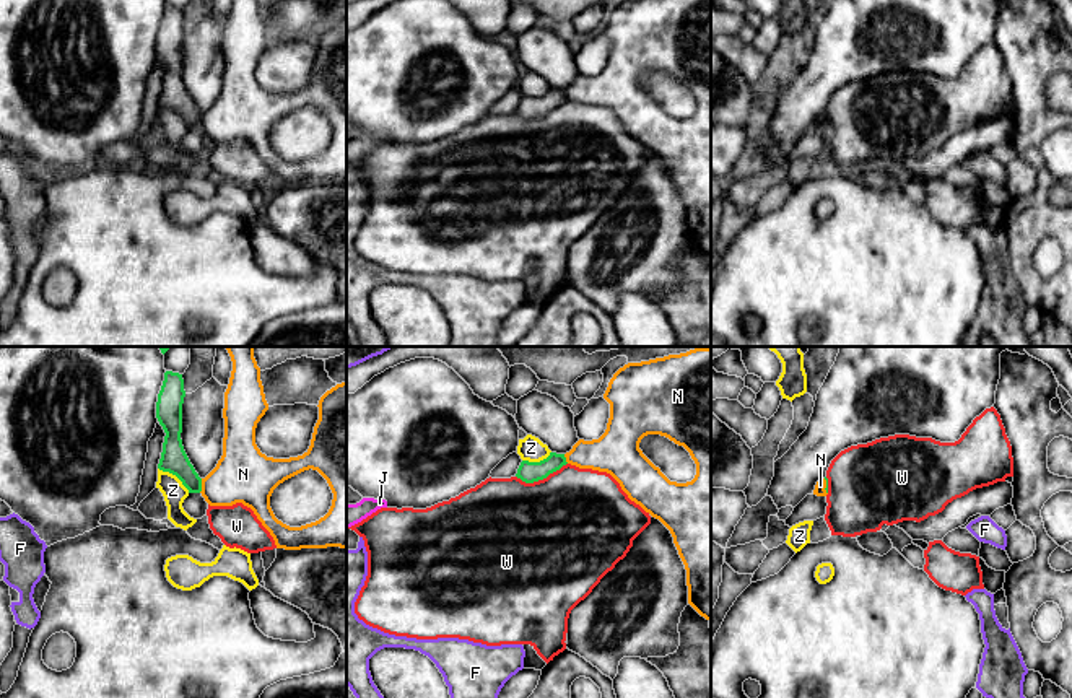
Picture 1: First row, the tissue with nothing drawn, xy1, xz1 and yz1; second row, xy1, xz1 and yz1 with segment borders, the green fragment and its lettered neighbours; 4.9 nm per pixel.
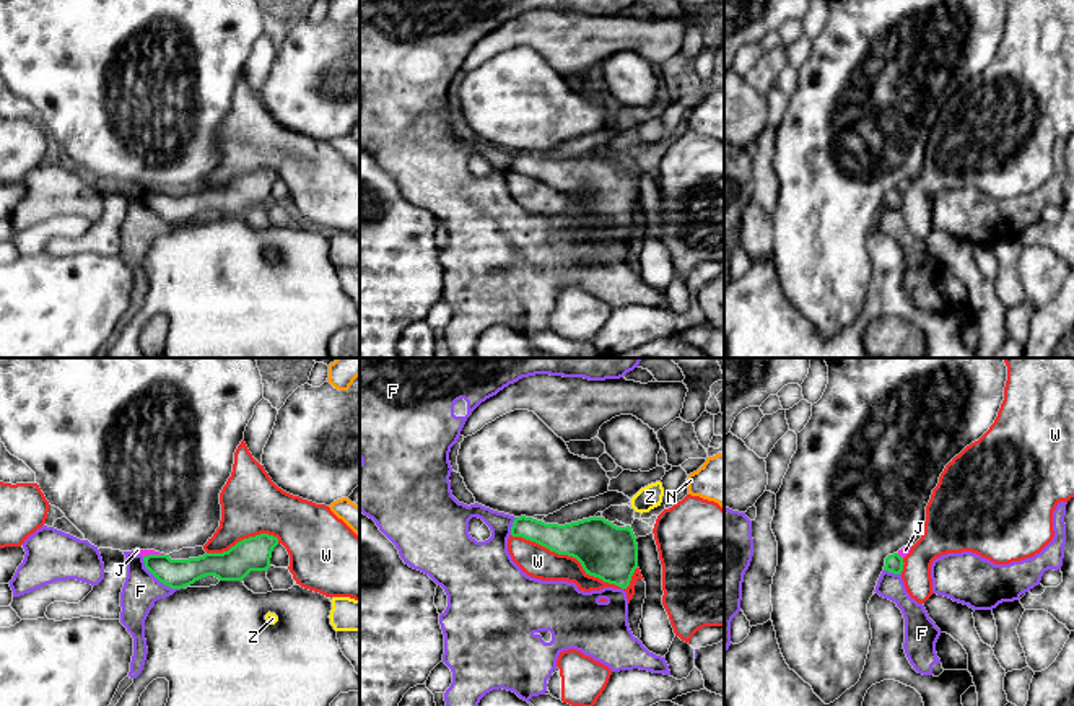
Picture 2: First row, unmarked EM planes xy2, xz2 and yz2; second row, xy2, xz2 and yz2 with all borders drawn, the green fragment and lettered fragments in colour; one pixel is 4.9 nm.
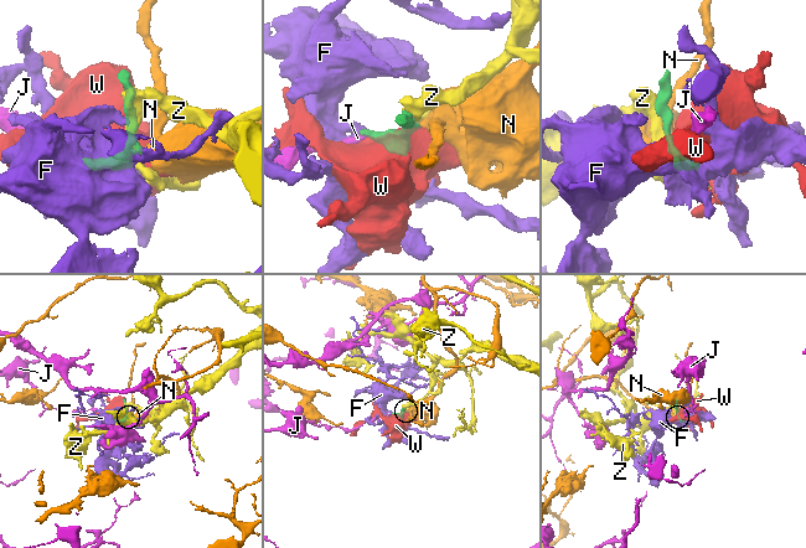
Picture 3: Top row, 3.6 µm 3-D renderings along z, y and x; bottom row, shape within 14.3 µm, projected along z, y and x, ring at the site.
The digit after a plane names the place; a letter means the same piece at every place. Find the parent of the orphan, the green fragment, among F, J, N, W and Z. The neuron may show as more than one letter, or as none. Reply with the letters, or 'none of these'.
F

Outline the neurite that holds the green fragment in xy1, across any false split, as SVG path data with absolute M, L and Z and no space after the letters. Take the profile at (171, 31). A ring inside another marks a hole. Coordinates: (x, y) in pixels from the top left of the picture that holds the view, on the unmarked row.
M166 7L156 37L156 54L166 68L158 104L176 111L189 129L200 129L202 114L190 99L181 75L184 33L182 10Z

